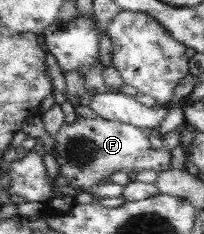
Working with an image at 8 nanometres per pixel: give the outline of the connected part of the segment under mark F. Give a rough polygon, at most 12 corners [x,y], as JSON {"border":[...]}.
{"border":[[101,117],[64,122],[58,178],[91,190],[115,172],[172,168],[142,129]]}

